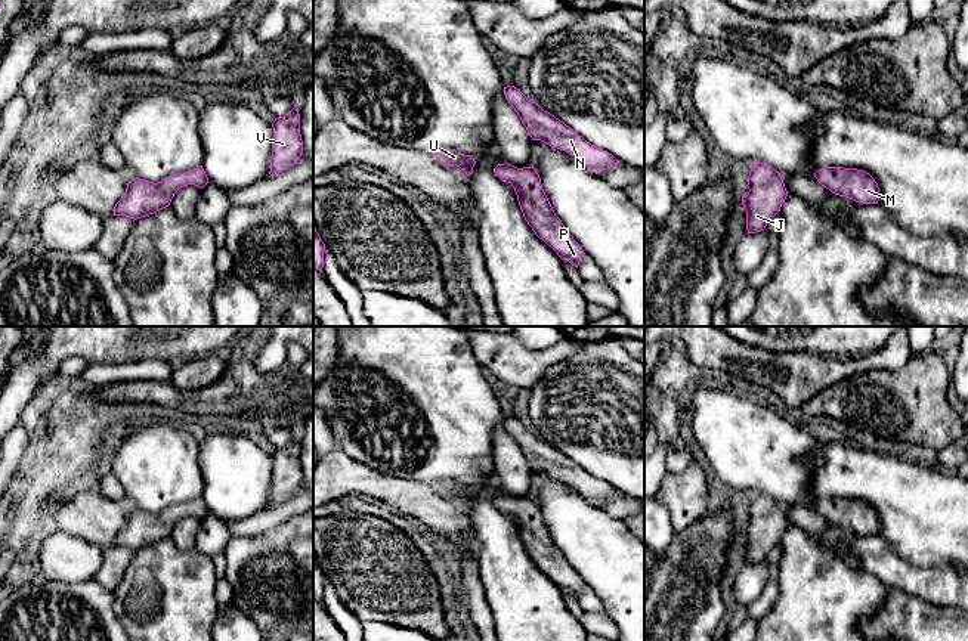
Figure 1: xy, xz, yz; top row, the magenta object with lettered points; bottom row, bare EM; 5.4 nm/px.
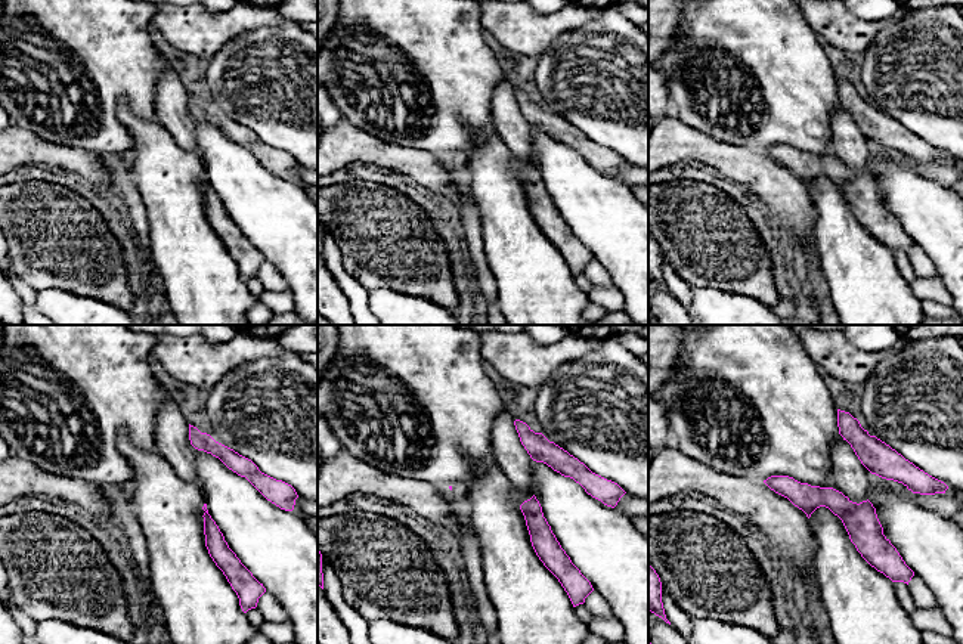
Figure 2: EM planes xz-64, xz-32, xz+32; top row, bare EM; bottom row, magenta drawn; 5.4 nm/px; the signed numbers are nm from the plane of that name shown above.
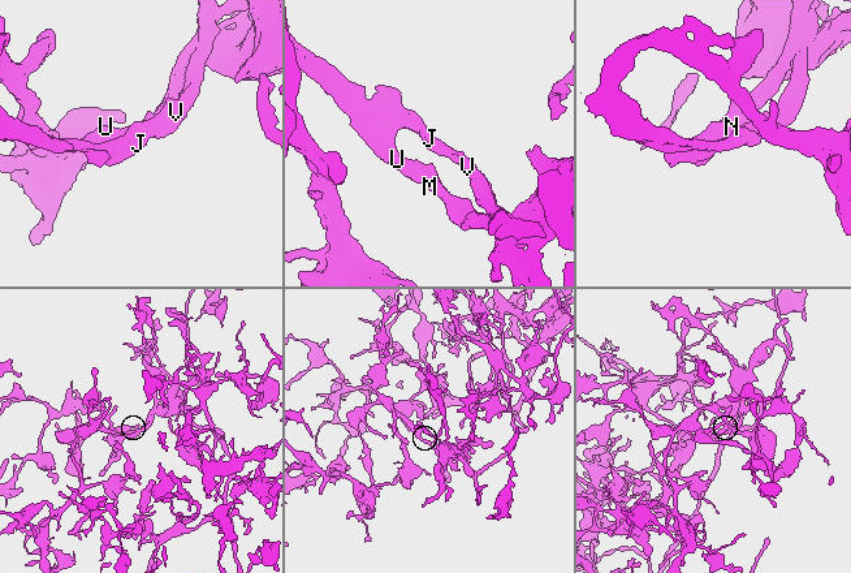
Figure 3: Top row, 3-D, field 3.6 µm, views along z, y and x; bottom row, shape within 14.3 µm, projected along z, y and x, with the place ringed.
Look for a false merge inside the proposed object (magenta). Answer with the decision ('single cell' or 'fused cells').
single cell

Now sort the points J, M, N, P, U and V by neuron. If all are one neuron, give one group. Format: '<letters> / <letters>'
J M N P U V

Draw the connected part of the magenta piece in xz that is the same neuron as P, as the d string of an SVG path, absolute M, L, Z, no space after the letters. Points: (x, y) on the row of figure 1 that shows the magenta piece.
M504 162L498 164L494 173L514 188L523 217L535 235L551 247L562 260L578 267L585 253L556 216L534 165L517 168Z

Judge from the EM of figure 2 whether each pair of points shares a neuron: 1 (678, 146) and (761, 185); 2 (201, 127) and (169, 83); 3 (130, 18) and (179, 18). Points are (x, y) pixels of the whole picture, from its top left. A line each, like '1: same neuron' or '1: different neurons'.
1: same neuron
2: different neurons
3: different neurons

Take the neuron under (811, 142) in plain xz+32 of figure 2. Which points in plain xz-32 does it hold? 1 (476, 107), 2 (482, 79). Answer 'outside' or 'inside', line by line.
1: inside
2: inside

